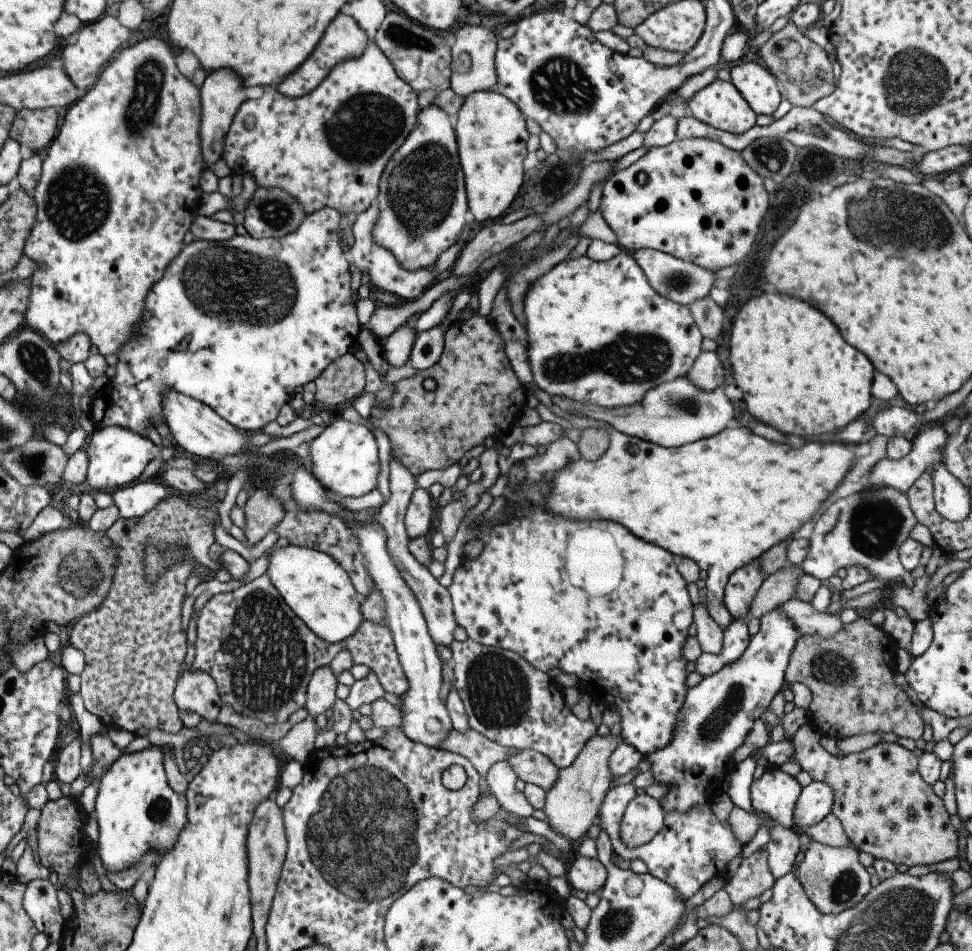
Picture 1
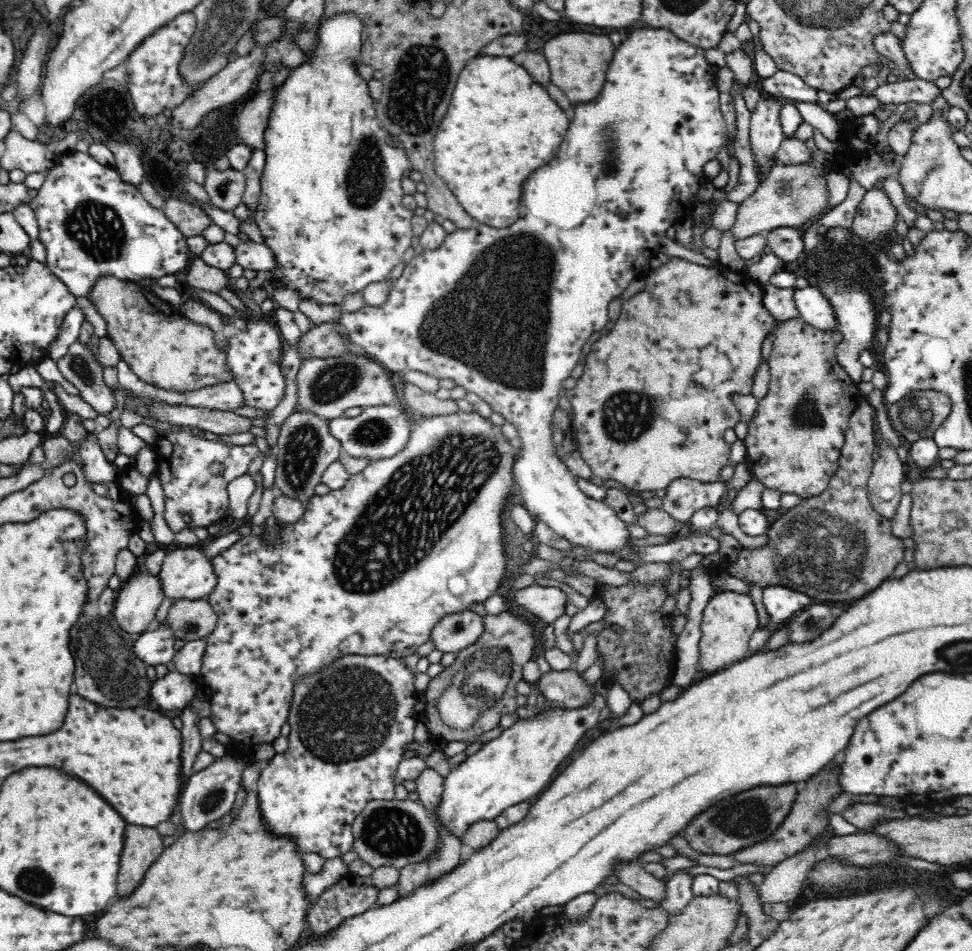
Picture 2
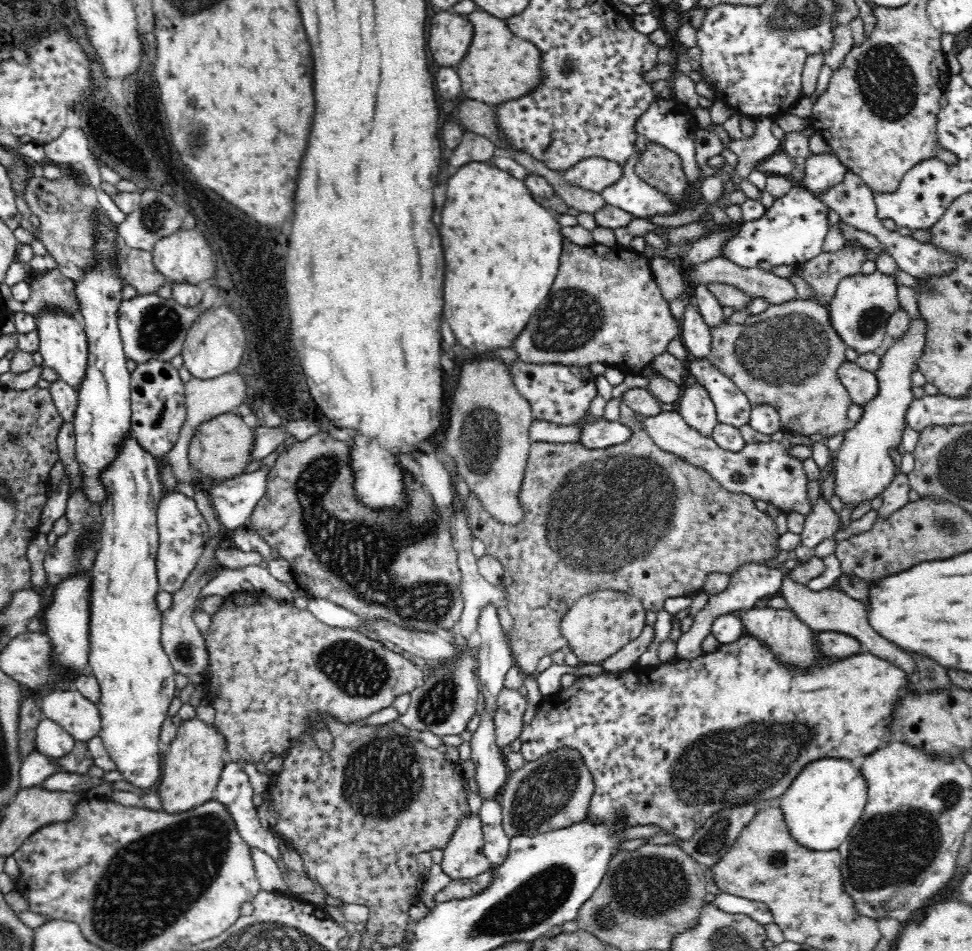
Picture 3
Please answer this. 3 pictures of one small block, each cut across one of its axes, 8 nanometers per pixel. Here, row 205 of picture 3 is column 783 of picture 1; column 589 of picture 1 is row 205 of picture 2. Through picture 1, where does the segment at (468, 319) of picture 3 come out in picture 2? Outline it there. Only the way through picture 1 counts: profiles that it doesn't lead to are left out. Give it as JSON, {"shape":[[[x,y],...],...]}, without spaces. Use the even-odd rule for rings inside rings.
{"shape":[[[476,56],[472,58],[452,94],[452,104],[446,118],[440,124],[440,132],[434,140],[434,166],[436,172],[446,180],[448,188],[456,194],[464,210],[476,220],[490,228],[510,228],[518,222],[518,202],[522,196],[522,182],[536,168],[556,158],[558,148],[568,132],[568,120],[556,102],[544,88],[534,84],[528,72],[510,58]]]}

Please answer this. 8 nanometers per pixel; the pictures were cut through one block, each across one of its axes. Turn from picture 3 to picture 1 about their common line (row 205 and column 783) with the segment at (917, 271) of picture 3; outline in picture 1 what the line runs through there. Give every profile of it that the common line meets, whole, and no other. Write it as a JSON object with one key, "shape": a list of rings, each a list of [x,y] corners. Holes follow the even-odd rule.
{"shape":[[[773,822],[769,826],[769,842],[767,850],[767,864],[773,878],[781,878],[793,872],[801,860],[801,842],[799,834],[793,828],[785,828],[781,822]]]}

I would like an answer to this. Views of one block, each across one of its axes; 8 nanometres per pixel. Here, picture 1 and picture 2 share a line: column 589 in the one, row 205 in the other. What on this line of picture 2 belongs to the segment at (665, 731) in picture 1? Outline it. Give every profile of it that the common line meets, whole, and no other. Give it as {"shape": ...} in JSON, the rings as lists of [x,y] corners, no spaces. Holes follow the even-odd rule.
{"shape":[[[638,28],[626,36],[626,40],[616,48],[614,60],[610,62],[606,84],[600,92],[600,98],[594,98],[586,104],[578,104],[574,108],[574,118],[570,122],[568,134],[560,146],[558,156],[544,168],[538,168],[528,176],[522,188],[522,206],[520,206],[520,218],[510,228],[490,228],[486,224],[478,224],[470,230],[456,230],[446,236],[444,246],[432,252],[424,252],[416,256],[406,268],[404,274],[390,284],[390,296],[382,306],[362,306],[354,312],[342,312],[334,324],[340,326],[340,332],[344,338],[356,346],[362,346],[362,350],[374,358],[378,358],[388,372],[422,372],[426,376],[434,376],[438,380],[454,380],[458,388],[464,392],[472,392],[480,396],[494,414],[500,414],[508,424],[516,428],[518,438],[514,440],[518,446],[518,454],[512,466],[514,484],[518,496],[522,496],[524,508],[528,514],[550,526],[556,534],[564,536],[566,540],[574,542],[574,546],[584,546],[596,552],[614,552],[620,556],[620,560],[634,560],[624,558],[634,546],[626,548],[626,540],[630,538],[626,532],[626,524],[618,520],[614,510],[604,504],[604,500],[594,500],[582,492],[578,486],[578,476],[570,472],[570,468],[564,464],[566,458],[560,448],[556,448],[556,442],[552,438],[552,420],[558,406],[558,394],[564,390],[562,382],[568,380],[580,362],[580,356],[584,356],[590,348],[590,344],[606,332],[608,318],[608,306],[614,298],[622,296],[624,290],[630,286],[630,282],[636,282],[638,278],[644,278],[644,268],[650,266],[650,258],[660,250],[662,240],[666,238],[666,232],[670,226],[678,226],[686,216],[692,216],[696,204],[702,200],[702,184],[706,180],[704,166],[710,160],[716,160],[720,148],[726,144],[728,128],[724,114],[720,110],[718,100],[718,86],[716,86],[716,68],[706,60],[706,50],[700,46],[694,46],[682,38],[678,38],[668,28]]]}

